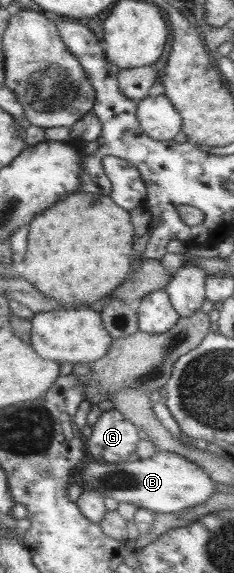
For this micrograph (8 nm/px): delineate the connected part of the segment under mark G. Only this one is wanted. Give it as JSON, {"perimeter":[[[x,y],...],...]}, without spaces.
{"perimeter":[[[117,409],[104,411],[97,422],[92,426],[91,437],[85,439],[87,452],[97,461],[106,463],[120,463],[129,458],[130,454],[136,452],[137,443],[140,441],[139,429],[132,422],[129,422]]]}

